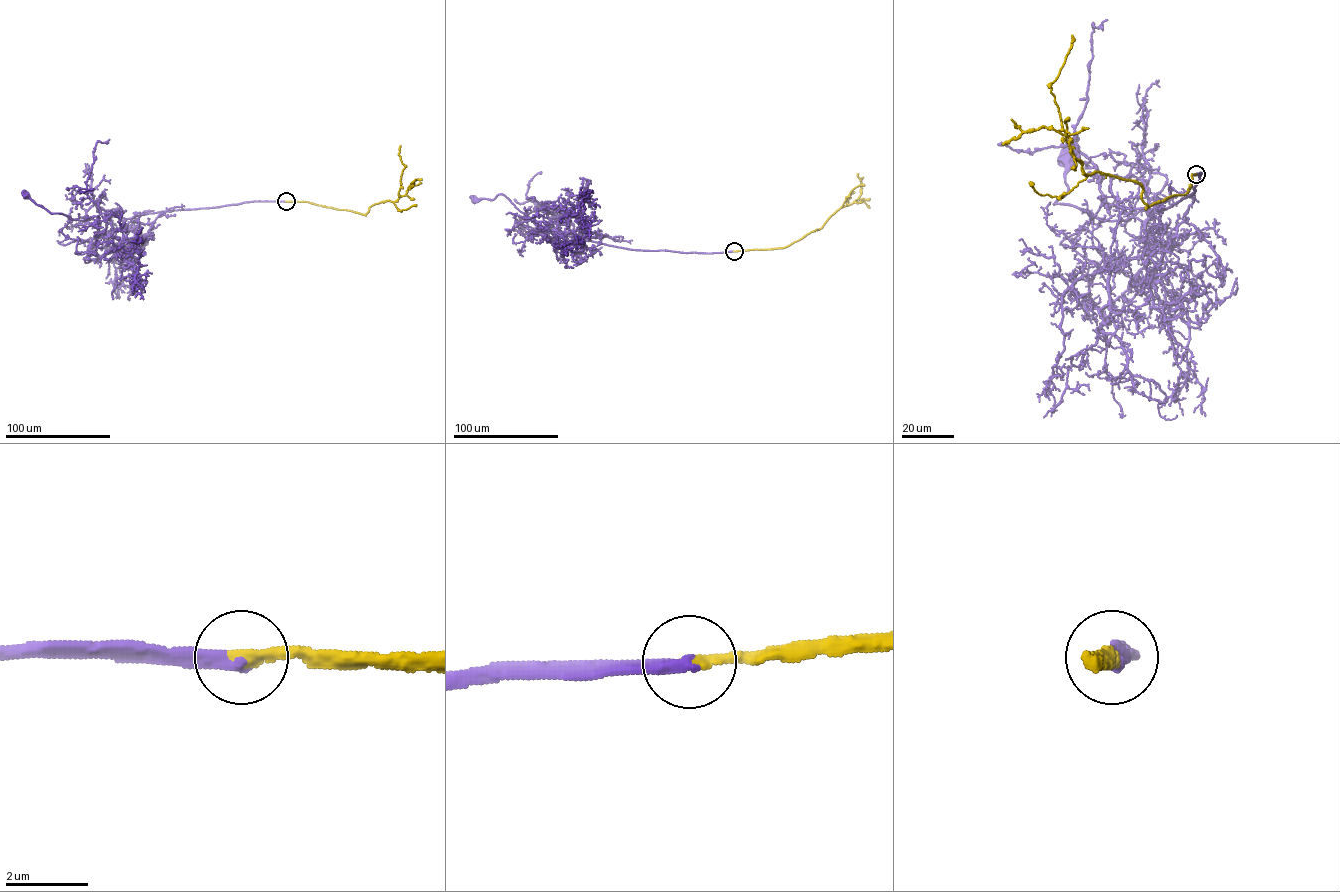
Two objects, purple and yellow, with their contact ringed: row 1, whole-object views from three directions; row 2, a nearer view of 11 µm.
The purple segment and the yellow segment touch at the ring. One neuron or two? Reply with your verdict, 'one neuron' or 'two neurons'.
one neuron

